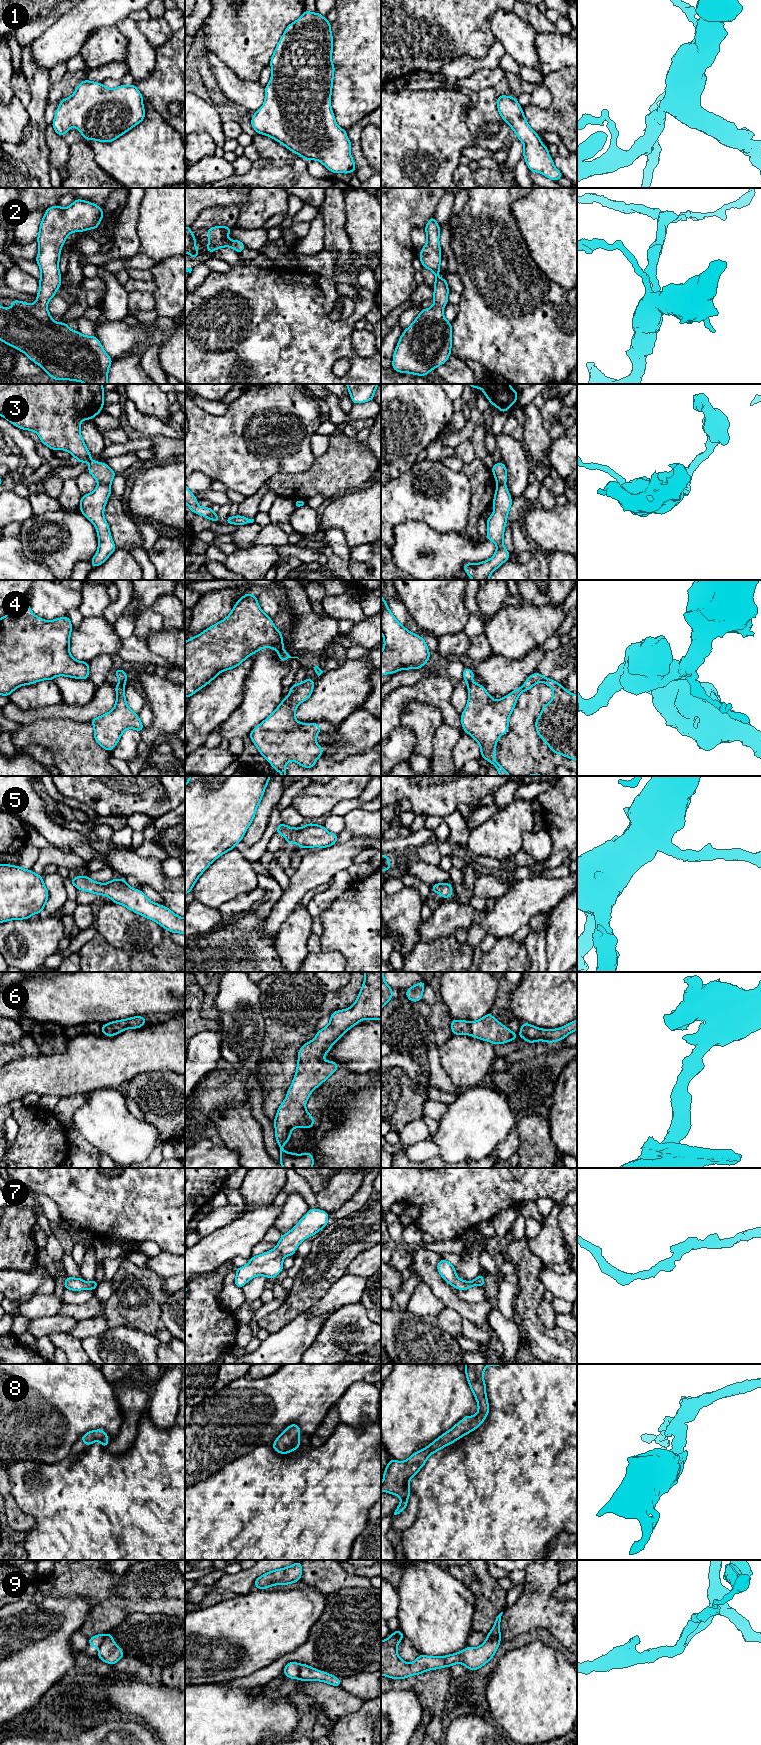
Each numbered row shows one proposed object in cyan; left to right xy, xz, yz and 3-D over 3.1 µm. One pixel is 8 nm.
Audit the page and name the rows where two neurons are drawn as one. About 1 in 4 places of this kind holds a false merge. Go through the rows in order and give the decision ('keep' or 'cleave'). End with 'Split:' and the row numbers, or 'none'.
1: keep
2: keep
3: cleave
4: cleave
5: keep
6: keep
7: keep
8: keep
9: cleave
Split: 3, 4, 9

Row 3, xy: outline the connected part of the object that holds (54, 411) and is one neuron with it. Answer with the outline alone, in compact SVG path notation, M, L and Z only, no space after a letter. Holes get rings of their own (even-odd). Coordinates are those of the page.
M0 384L0 416L7 419L12 425L17 426L22 430L31 430L38 434L40 441L48 446L51 450L59 449L66 450L72 456L74 456L78 462L88 462L90 464L89 469L87 470L98 482L102 485L110 485L113 481L116 473L106 464L102 462L93 461L91 459L91 454L86 447L86 444L80 433L80 425L83 420L90 419L92 420L98 413L102 411L104 405L104 388L102 384Z

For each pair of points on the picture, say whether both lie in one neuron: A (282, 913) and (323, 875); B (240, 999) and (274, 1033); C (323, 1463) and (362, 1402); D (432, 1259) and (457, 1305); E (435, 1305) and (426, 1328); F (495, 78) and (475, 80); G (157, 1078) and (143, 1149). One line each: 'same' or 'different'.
A: same
B: different
C: different
D: same
E: different
F: same
G: different

